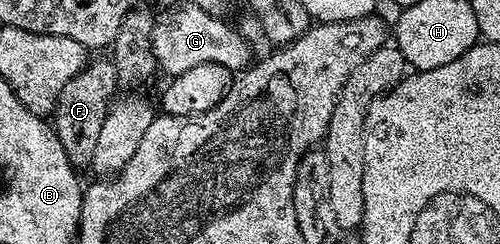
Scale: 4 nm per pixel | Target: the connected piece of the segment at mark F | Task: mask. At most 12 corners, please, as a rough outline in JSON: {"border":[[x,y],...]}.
{"border":[[110,57],[88,61],[61,88],[53,129],[76,168],[117,90]]}

